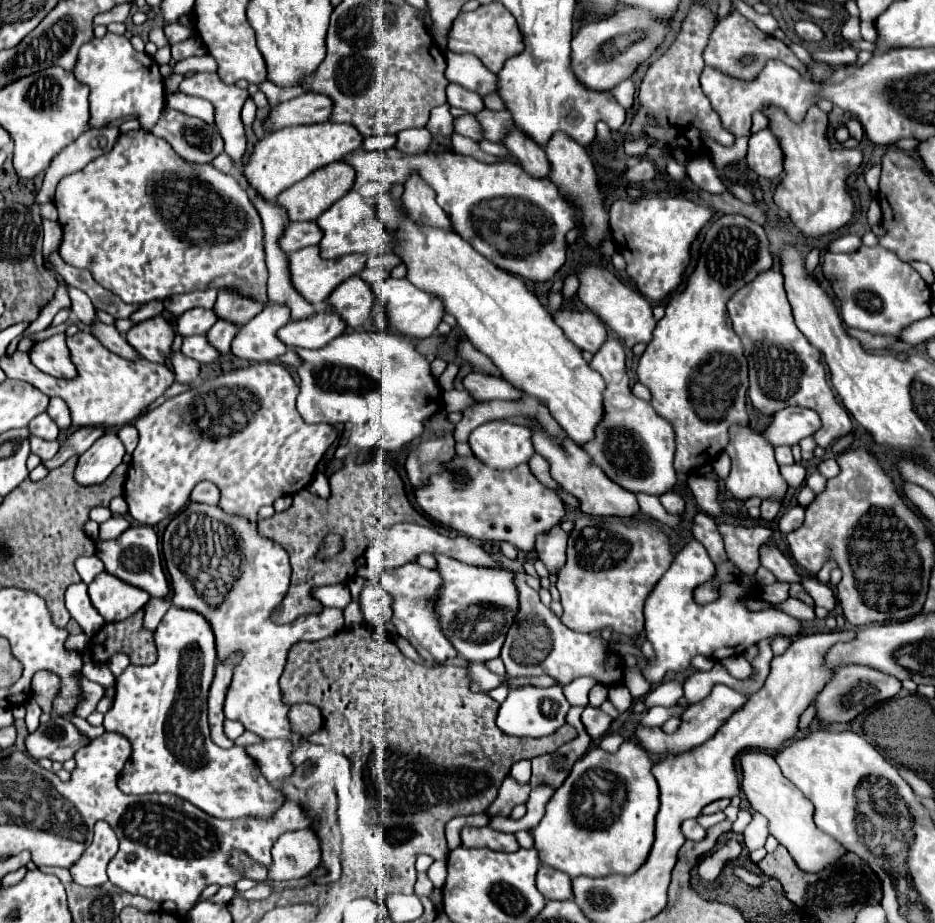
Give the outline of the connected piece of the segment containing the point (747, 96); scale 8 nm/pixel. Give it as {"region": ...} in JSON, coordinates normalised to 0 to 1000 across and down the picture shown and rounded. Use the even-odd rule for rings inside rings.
{"region":[[[826,64],[819,68],[819,73],[815,75],[815,79],[809,83],[809,88],[804,90],[794,90],[789,86],[783,86],[783,83],[776,83],[774,79],[761,75],[761,73],[753,73],[751,77],[751,83],[749,83],[749,92],[751,92],[751,99],[755,101],[755,105],[759,107],[761,116],[766,118],[766,122],[770,125],[772,129],[772,135],[785,144],[787,148],[791,146],[802,146],[802,135],[804,135],[804,122],[811,120],[817,112],[819,114],[832,114],[836,116],[845,129],[849,131],[856,131],[862,122],[862,118],[866,116],[866,83],[864,81],[858,81]]]}

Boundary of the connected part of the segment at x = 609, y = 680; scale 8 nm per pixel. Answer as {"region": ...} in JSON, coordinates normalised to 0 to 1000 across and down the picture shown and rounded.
{"region":[[[552,623],[550,629],[554,638],[556,658],[552,664],[552,675],[545,679],[545,686],[541,688],[537,701],[537,716],[545,733],[584,729],[593,733],[601,744],[622,731],[637,733],[646,742],[657,742],[665,738],[667,716],[661,712],[661,718],[657,720],[659,712],[648,703],[642,690],[607,681],[584,655],[580,655],[575,642],[569,636],[565,636],[560,627]]]}

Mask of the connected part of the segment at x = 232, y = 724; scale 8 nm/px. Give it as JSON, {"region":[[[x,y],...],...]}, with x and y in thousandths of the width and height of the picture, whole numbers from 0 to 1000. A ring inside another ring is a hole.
{"region":[[[242,779],[240,781],[240,794],[250,803],[252,798],[257,798],[261,794],[261,785],[255,783],[255,781],[248,781],[248,779]]]}

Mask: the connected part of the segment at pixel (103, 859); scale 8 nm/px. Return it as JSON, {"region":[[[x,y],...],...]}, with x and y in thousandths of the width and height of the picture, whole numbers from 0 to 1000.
{"region":[[[105,889],[101,896],[101,911],[86,926],[83,933],[75,937],[75,948],[83,959],[103,961],[116,954],[113,937],[126,922],[126,909],[112,889]]]}

